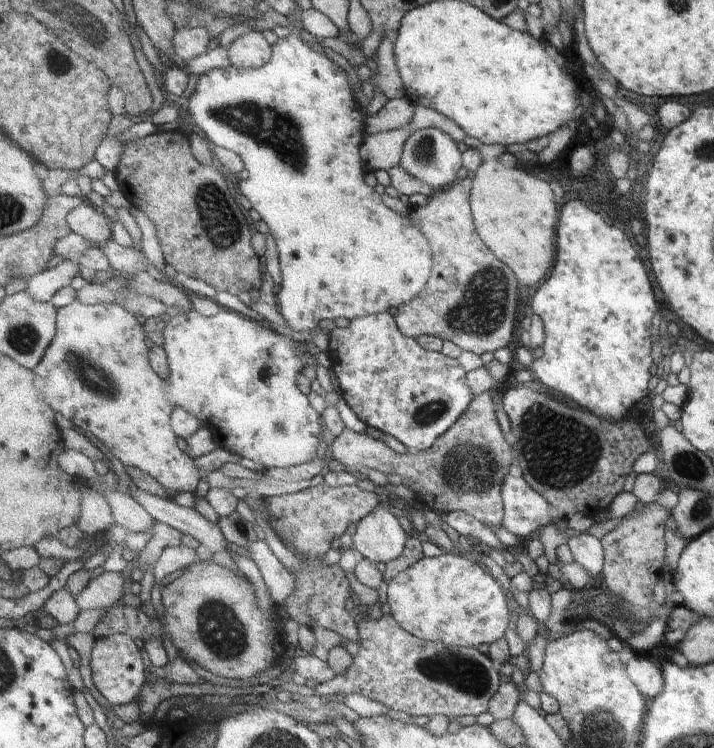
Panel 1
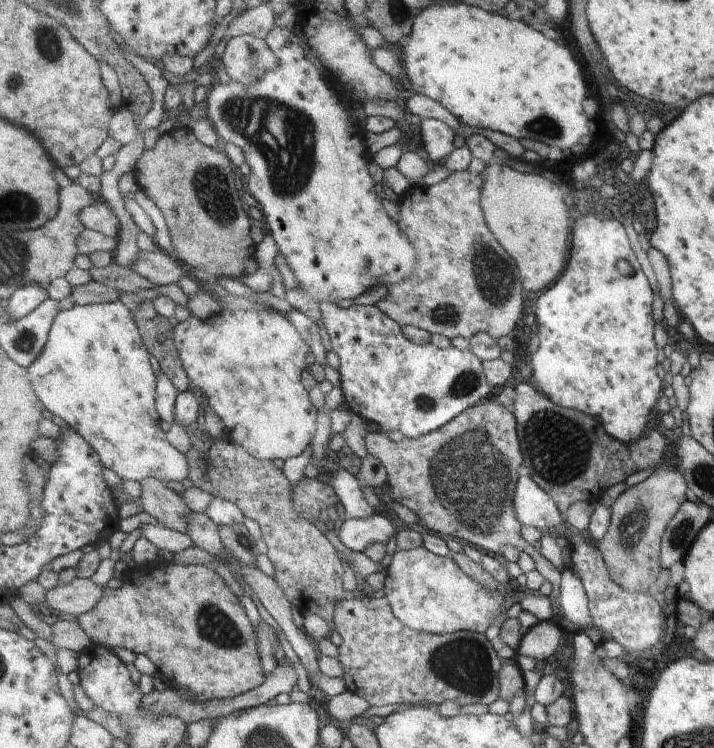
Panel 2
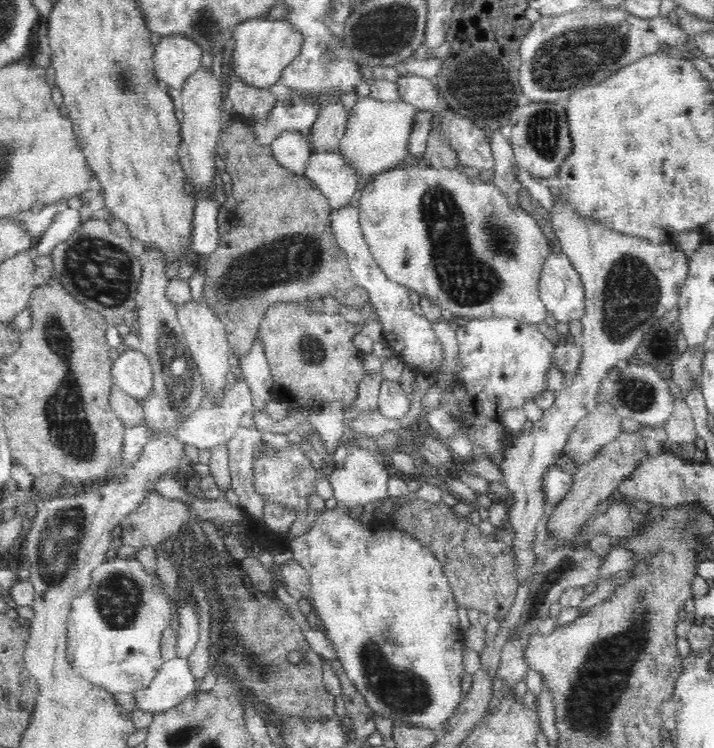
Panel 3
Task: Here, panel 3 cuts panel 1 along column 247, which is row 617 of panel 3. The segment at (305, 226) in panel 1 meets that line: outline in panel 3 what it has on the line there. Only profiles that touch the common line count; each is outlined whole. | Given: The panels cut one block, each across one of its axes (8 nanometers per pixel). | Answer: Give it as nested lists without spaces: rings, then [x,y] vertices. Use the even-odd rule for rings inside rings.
[[[136,558],[120,559],[113,561],[104,561],[97,566],[91,574],[91,582],[87,590],[74,600],[71,606],[67,622],[67,644],[66,654],[72,670],[80,674],[94,686],[101,686],[104,690],[111,692],[128,692],[140,688],[148,688],[152,678],[164,660],[161,657],[160,636],[162,630],[170,624],[170,618],[173,613],[178,614],[180,629],[177,640],[177,656],[187,659],[194,651],[199,638],[199,613],[196,605],[190,603],[190,596],[178,593],[180,597],[180,606],[171,601],[165,594],[165,587],[159,580],[159,577],[148,575],[143,569],[142,563]]]

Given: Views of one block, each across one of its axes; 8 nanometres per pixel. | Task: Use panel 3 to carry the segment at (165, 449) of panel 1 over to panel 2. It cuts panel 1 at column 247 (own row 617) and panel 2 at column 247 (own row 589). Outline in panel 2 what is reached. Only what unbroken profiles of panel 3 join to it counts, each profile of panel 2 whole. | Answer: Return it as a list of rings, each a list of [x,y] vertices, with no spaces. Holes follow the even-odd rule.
[[[222,310],[222,314],[217,314],[209,320],[200,320],[194,315],[179,323],[176,326],[175,338],[177,340],[178,351],[181,354],[182,361],[184,362],[186,373],[189,374],[190,388],[192,386],[198,387],[201,393],[203,402],[207,402],[215,410],[217,416],[224,423],[227,430],[229,430],[229,438],[236,444],[243,446],[254,458],[264,460],[282,460],[287,461],[289,458],[299,457],[305,453],[305,450],[311,446],[313,438],[315,438],[315,432],[317,432],[317,413],[319,410],[313,406],[311,398],[309,398],[309,390],[303,386],[301,382],[301,374],[303,370],[307,369],[307,351],[311,350],[308,348],[307,342],[301,338],[301,330],[297,330],[291,320],[288,320],[287,316],[279,311],[267,311],[254,312],[245,310]]]

